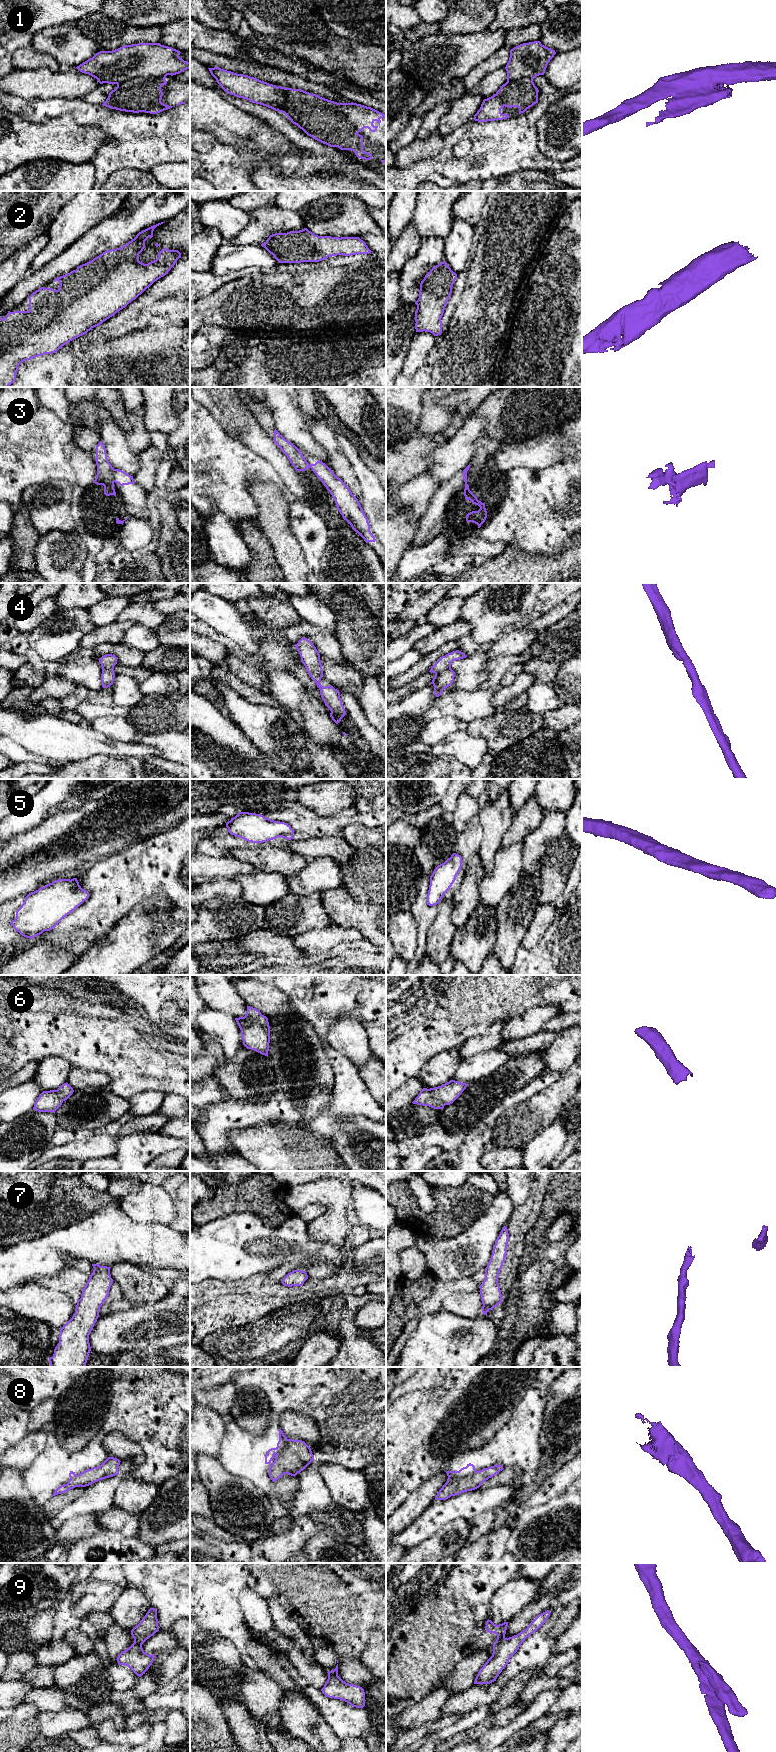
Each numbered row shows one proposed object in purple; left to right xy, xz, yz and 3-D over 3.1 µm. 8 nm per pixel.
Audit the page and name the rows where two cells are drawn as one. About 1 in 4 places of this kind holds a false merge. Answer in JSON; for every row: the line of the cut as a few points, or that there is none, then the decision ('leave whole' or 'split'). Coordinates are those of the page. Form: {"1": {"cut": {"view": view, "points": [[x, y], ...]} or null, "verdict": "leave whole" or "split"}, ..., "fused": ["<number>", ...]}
{"1": {"cut": {"view": "xy", "points": [[163, 103], [127, 103], [109, 106], [103, 104]]}, "verdict": "split"}, "2": {"cut": null, "verdict": "leave whole"}, "3": {"cut": {"view": "xy", "points": [[115, 469], [113, 481]]}, "verdict": "split"}, "4": {"cut": null, "verdict": "leave whole"}, "5": {"cut": null, "verdict": "leave whole"}, "6": {"cut": null, "verdict": "leave whole"}, "7": {"cut": null, "verdict": "leave whole"}, "8": {"cut": null, "verdict": "leave whole"}, "9": {"cut": {"view": "yz", "points": [[504, 1637], [493, 1647]]}, "verdict": "split"}, "fused": ["1", "3", "9"]}

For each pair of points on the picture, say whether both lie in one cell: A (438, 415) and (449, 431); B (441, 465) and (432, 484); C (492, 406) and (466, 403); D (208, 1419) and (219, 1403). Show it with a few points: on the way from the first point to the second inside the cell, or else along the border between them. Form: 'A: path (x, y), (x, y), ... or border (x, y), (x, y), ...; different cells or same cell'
A: border (445, 404), (452, 410), (452, 417), (442, 430); different cells
B: border (427, 471), (441, 482); different cells
C: border (486, 397), (472, 414); different cells
D: border (200, 1404), (210, 1408), (218, 1415); different cells

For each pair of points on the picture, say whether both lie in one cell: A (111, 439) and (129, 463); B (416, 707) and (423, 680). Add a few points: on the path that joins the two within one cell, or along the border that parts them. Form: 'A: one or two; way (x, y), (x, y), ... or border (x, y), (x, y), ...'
A: one; way (116, 445), (118, 452), (123, 457)
B: two; border (430, 683), (410, 692), (401, 701)

